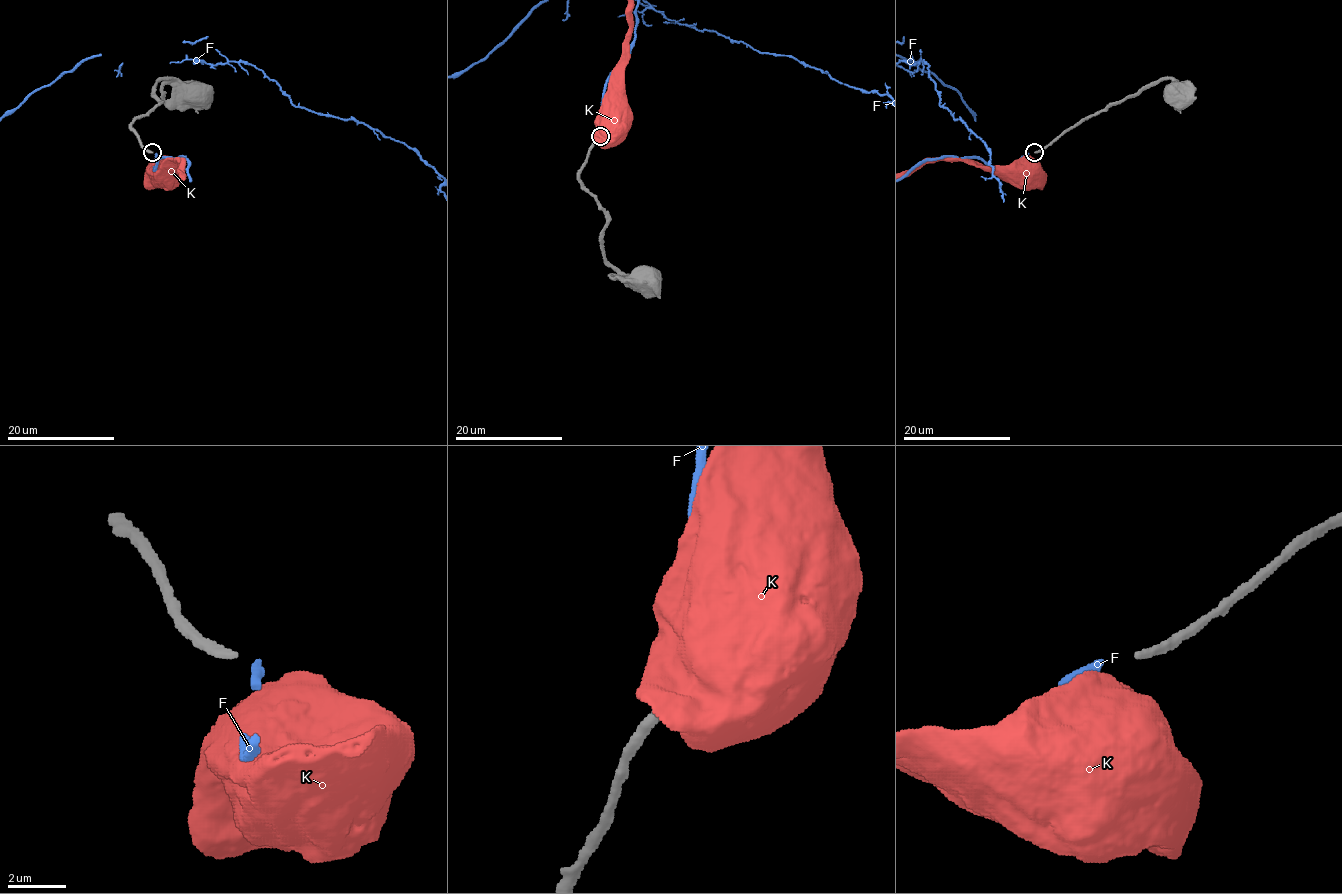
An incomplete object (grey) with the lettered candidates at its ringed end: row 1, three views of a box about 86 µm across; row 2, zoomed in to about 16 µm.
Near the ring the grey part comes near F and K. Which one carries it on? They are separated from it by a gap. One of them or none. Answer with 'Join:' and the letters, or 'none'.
Join: F

